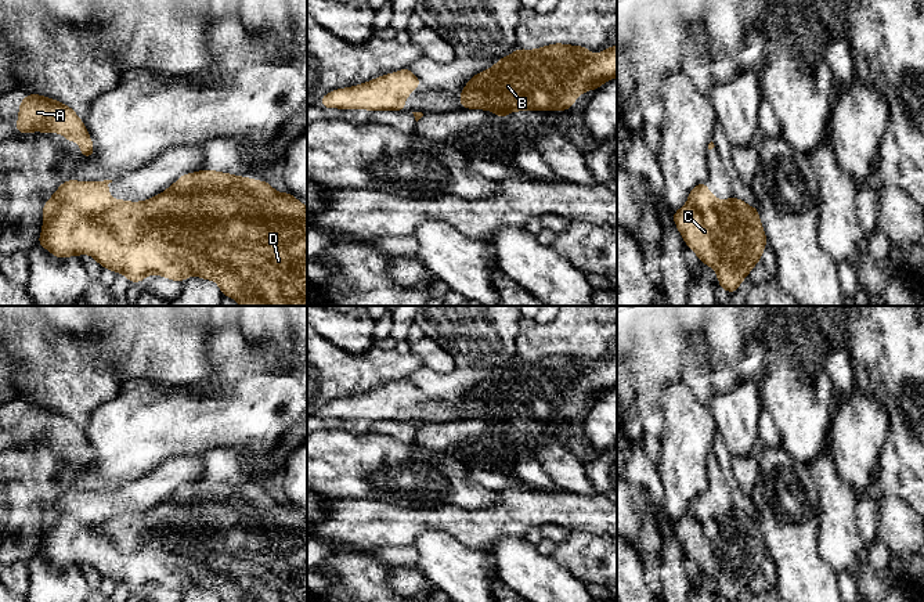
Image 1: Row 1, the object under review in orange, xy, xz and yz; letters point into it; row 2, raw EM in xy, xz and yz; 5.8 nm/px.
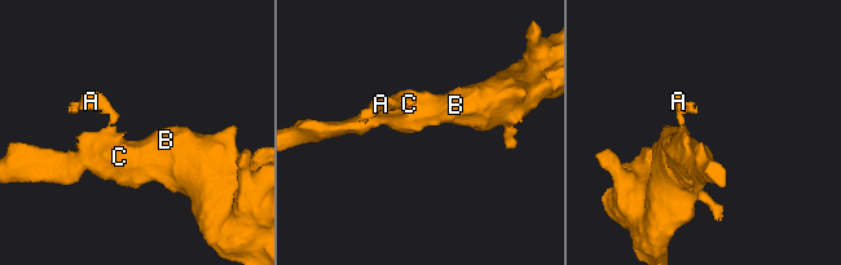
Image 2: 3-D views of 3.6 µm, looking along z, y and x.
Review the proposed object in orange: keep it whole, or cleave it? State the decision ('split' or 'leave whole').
split

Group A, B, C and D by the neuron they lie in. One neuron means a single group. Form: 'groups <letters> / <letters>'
groups A / B C D

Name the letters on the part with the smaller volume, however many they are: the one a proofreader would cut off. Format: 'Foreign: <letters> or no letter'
Foreign: A

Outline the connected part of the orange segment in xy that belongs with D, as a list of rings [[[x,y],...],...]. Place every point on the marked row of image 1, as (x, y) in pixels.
[[[199,170],[191,174],[183,174],[166,191],[144,202],[115,201],[108,191],[108,184],[112,183],[112,180],[87,181],[91,184],[91,206],[94,208],[93,212],[87,213],[77,206],[77,185],[80,183],[82,181],[75,180],[62,183],[43,206],[43,230],[37,245],[48,249],[55,257],[79,257],[82,253],[89,253],[101,267],[115,273],[123,273],[130,284],[141,282],[149,274],[158,274],[180,282],[190,275],[214,280],[223,296],[235,299],[241,306],[307,306],[307,208],[292,194],[279,194],[267,181],[250,180],[249,177],[213,170]]]

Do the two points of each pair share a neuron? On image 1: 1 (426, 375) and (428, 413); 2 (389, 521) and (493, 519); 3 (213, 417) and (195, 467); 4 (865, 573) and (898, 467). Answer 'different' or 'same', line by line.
1: same
2: same
3: different
4: different

